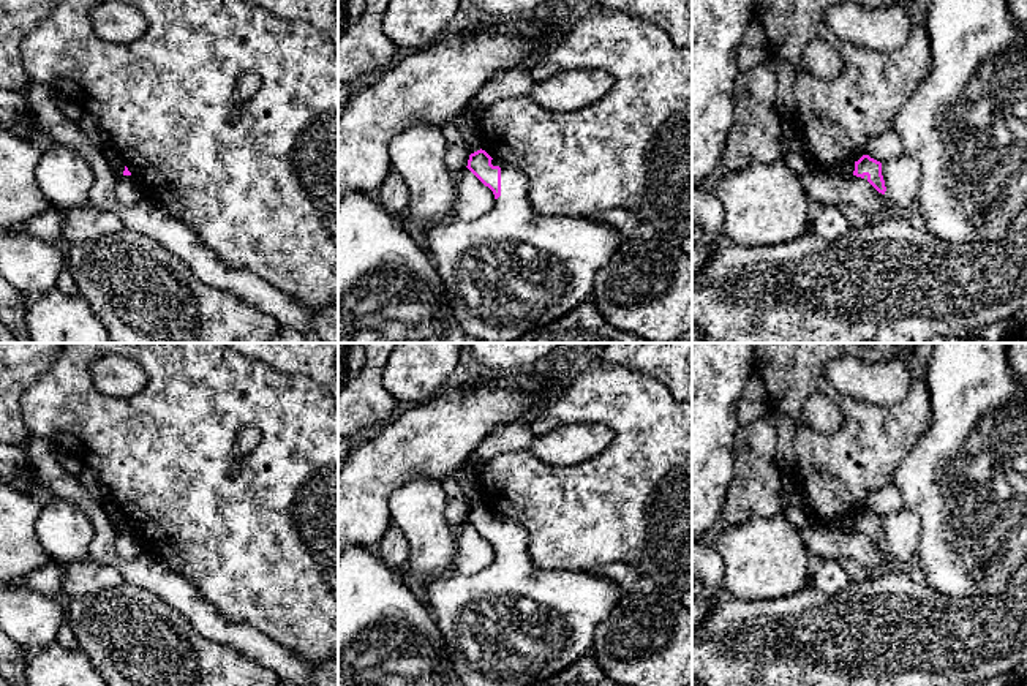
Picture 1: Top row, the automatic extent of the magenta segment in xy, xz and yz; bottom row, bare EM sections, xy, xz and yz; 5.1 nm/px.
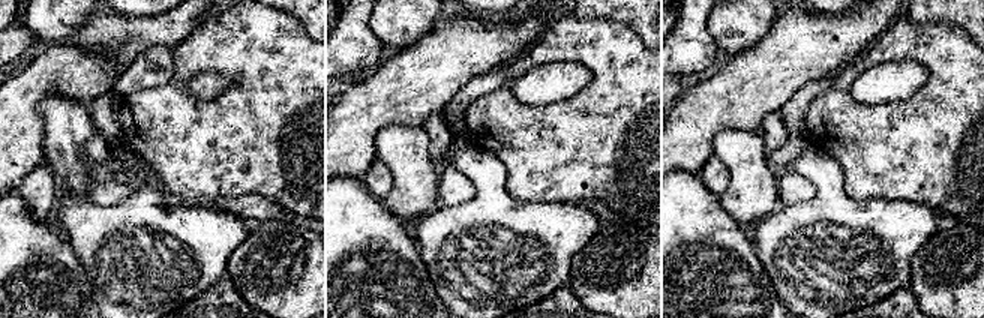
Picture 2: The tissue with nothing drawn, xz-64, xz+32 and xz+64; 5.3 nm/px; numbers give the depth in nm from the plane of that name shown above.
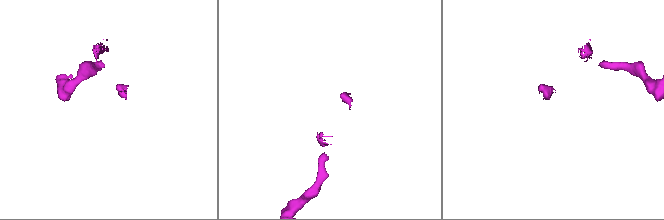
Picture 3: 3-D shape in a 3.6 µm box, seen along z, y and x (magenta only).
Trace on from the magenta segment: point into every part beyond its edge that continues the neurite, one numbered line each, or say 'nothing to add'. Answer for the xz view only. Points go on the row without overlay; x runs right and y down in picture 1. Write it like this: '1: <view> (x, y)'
1: xz (512, 623)

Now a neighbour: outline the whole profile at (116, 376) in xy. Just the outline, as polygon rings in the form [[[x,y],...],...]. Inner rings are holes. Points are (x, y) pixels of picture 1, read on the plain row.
[[[122,356],[100,359],[92,367],[92,379],[101,394],[122,398],[139,394],[149,383],[142,367]]]

